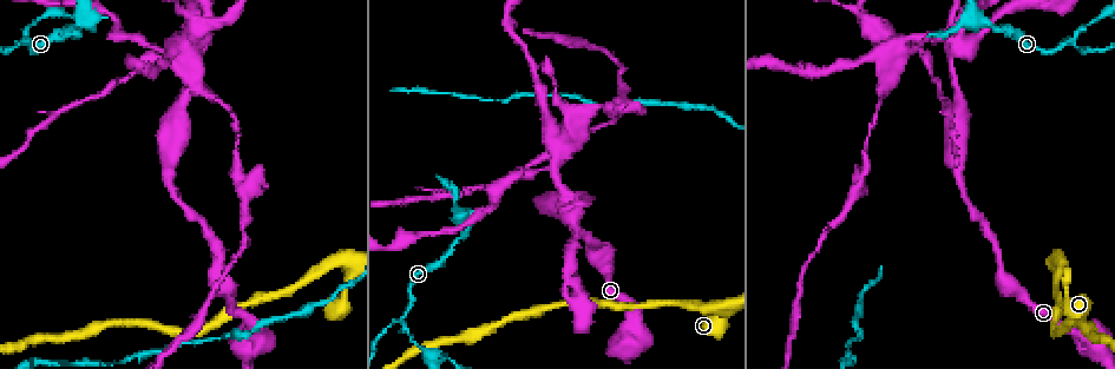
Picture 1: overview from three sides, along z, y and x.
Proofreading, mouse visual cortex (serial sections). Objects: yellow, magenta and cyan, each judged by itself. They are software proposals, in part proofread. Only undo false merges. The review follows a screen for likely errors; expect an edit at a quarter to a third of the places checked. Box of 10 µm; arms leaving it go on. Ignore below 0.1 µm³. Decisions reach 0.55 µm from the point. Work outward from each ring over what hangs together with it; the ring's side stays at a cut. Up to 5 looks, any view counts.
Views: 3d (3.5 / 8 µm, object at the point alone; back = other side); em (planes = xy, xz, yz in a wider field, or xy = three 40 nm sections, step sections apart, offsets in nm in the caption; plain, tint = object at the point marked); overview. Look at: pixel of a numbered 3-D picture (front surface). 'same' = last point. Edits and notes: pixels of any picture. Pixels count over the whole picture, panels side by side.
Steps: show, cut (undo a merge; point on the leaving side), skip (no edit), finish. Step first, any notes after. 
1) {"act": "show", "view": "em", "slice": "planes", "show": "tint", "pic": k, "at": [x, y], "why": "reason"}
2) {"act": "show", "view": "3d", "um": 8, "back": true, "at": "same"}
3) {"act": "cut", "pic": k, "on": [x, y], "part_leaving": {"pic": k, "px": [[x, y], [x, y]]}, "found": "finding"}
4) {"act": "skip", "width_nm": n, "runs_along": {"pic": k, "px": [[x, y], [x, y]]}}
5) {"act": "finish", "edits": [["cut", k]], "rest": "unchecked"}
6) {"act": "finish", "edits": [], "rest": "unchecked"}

{"act": "show", "view": "3d", "um": 8, "pic": 1, "at": [22, 43], "why": "three arms meet"}

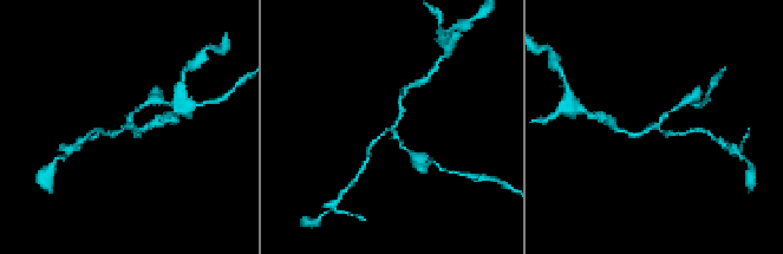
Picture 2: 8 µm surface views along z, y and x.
{"act": "show", "view": "em", "slice": "xy", "step": 2, "show": "tint", "at": "same", "arms": 3, "arm_widths_nm": [100, 150, 150], "why": "shape alone is not enough"}

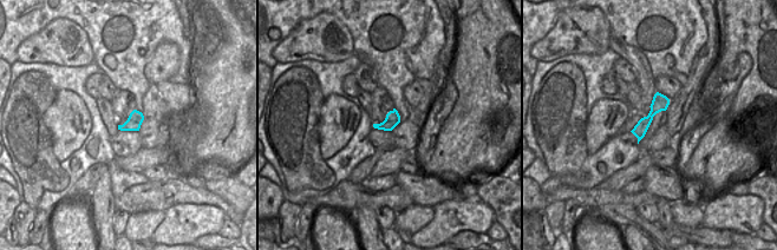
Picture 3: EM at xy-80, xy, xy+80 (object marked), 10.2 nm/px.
{"act": "skip", "runs_along": {"pic": 3, "px": [[658, 96], [658, 105], [639, 135]]}, "found": "continuous, no second cell"}

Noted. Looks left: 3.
{"act": "show", "view": "3d", "um": 3.5, "pic": 1, "at": [955, 45]}

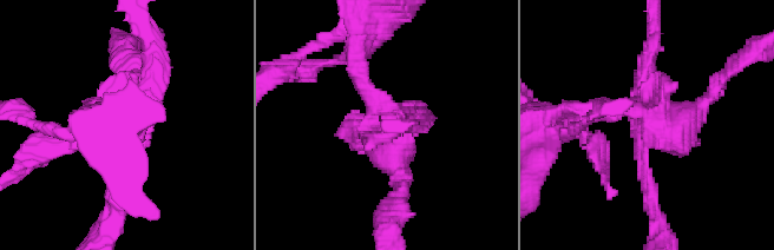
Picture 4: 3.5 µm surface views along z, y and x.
{"act": "show", "view": "em", "slice": "planes", "show": "tint", "pic": 4, "at": [654, 125]}

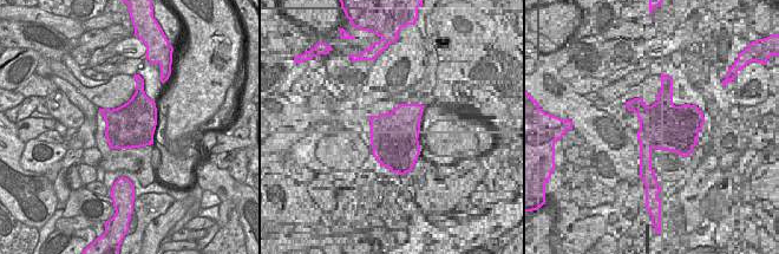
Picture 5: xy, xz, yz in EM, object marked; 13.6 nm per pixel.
{"act": "cut", "pic": 4, "on": [102, 97], "part_leaving": {"pic": 4, "px": [[124, 139], [119, 114], [98, 111]]}, "found": "a second cell is stuck on"}

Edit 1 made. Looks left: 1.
{"act": "finish", "edits": [["cut", 4]], "rest": "unchecked"}

